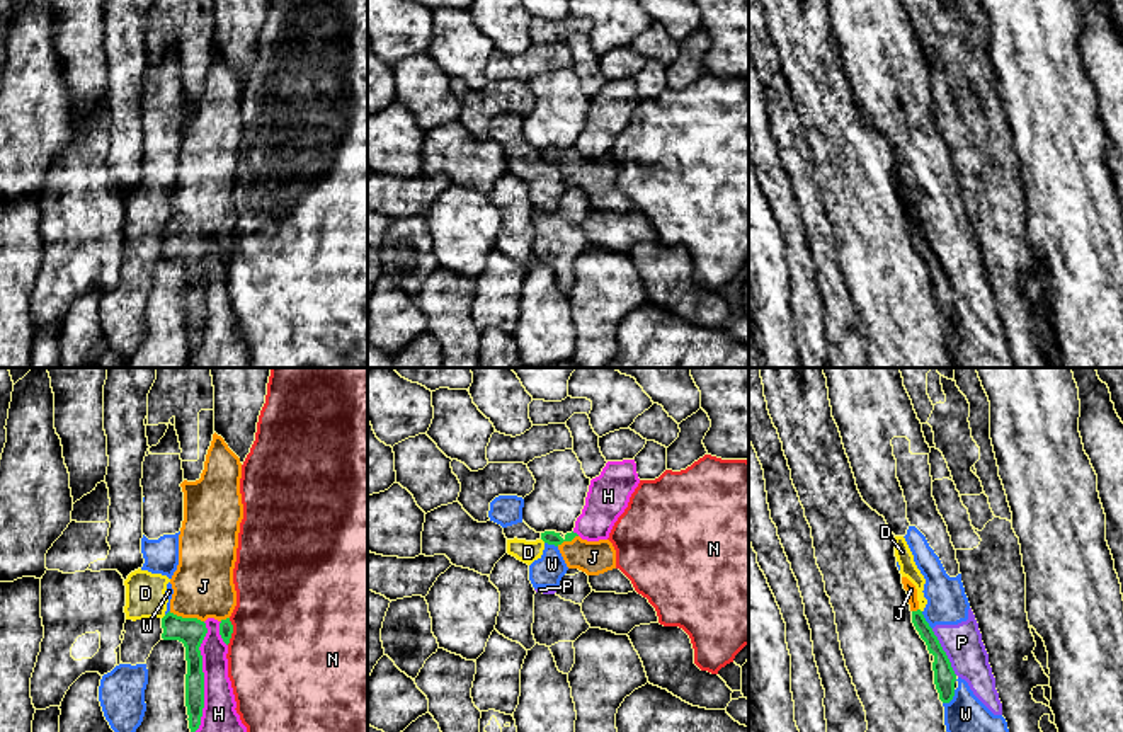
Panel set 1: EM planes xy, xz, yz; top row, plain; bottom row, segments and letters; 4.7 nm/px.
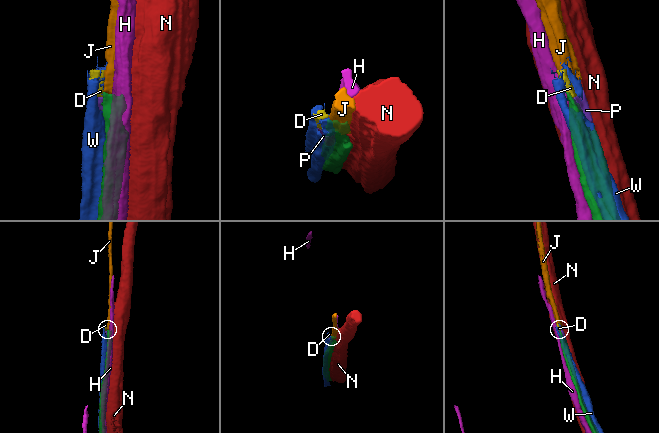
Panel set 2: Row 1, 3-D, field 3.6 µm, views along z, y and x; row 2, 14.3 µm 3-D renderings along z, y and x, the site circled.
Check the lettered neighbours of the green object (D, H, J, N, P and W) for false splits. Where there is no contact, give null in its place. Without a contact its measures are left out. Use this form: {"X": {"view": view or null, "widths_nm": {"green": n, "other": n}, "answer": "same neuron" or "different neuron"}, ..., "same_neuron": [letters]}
{"D": {"view": "xy", "widths_nm": {"green": 140, "other": 190}, "answer": "different neuron"}, "H": {"view": "xy", "widths_nm": {"green": 140, "other": 160}, "answer": "different neuron"}, "J": {"view": "xy", "widths_nm": {"green": 140, "other": 280}, "answer": "same neuron"}, "N": {"view": "xy", "widths_nm": {"green": 60, "other": 500}, "answer": "different neuron"}, "P": {"view": "yz", "widths_nm": {"green": 100, "other": 180}, "answer": "different neuron"}, "W": {"view": "yz", "widths_nm": {"green": 100, "other": 180}, "answer": "different neuron"}, "same_neuron": ["J"]}

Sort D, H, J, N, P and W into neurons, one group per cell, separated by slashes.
D P W / H / J / N

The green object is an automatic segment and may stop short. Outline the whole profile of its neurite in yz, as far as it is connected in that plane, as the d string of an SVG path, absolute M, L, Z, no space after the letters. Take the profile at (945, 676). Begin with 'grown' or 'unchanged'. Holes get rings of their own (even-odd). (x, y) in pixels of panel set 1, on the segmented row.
grown | M902 577L902 584L909 594L912 623L915 630L919 632L921 638L926 642L929 654L934 655L932 671L934 671L934 684L939 693L939 700L943 703L949 703L955 696L956 674L938 637L934 635L932 628L926 621L922 611L919 609L915 586L907 577Z

